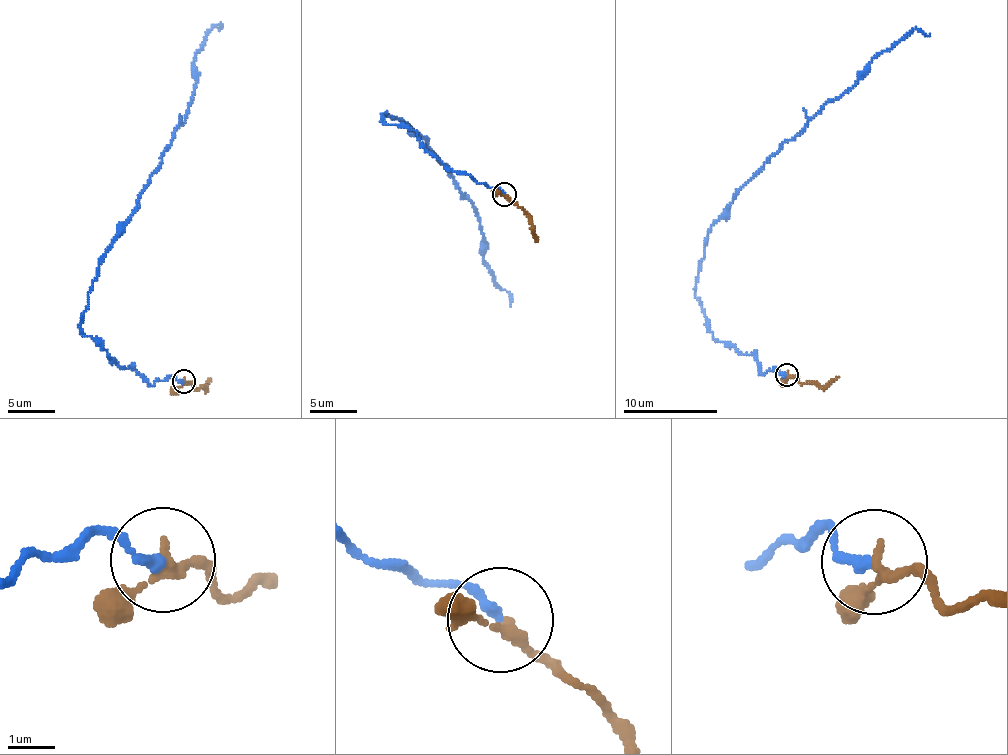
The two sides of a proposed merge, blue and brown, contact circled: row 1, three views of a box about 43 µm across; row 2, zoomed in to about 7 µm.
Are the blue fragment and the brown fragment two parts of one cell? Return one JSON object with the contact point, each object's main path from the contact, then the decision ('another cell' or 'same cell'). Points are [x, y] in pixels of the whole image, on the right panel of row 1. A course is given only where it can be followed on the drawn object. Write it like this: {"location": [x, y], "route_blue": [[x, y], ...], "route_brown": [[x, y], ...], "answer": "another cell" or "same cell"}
{"location": [787, 374], "route_blue": [[787, 375], [764, 375], [713, 337], [695, 295], [708, 229], [879, 55], [915, 29], [930, 33]], "route_brown": [[787, 375], [809, 383], [828, 386], [838, 377]], "answer": "same cell"}

